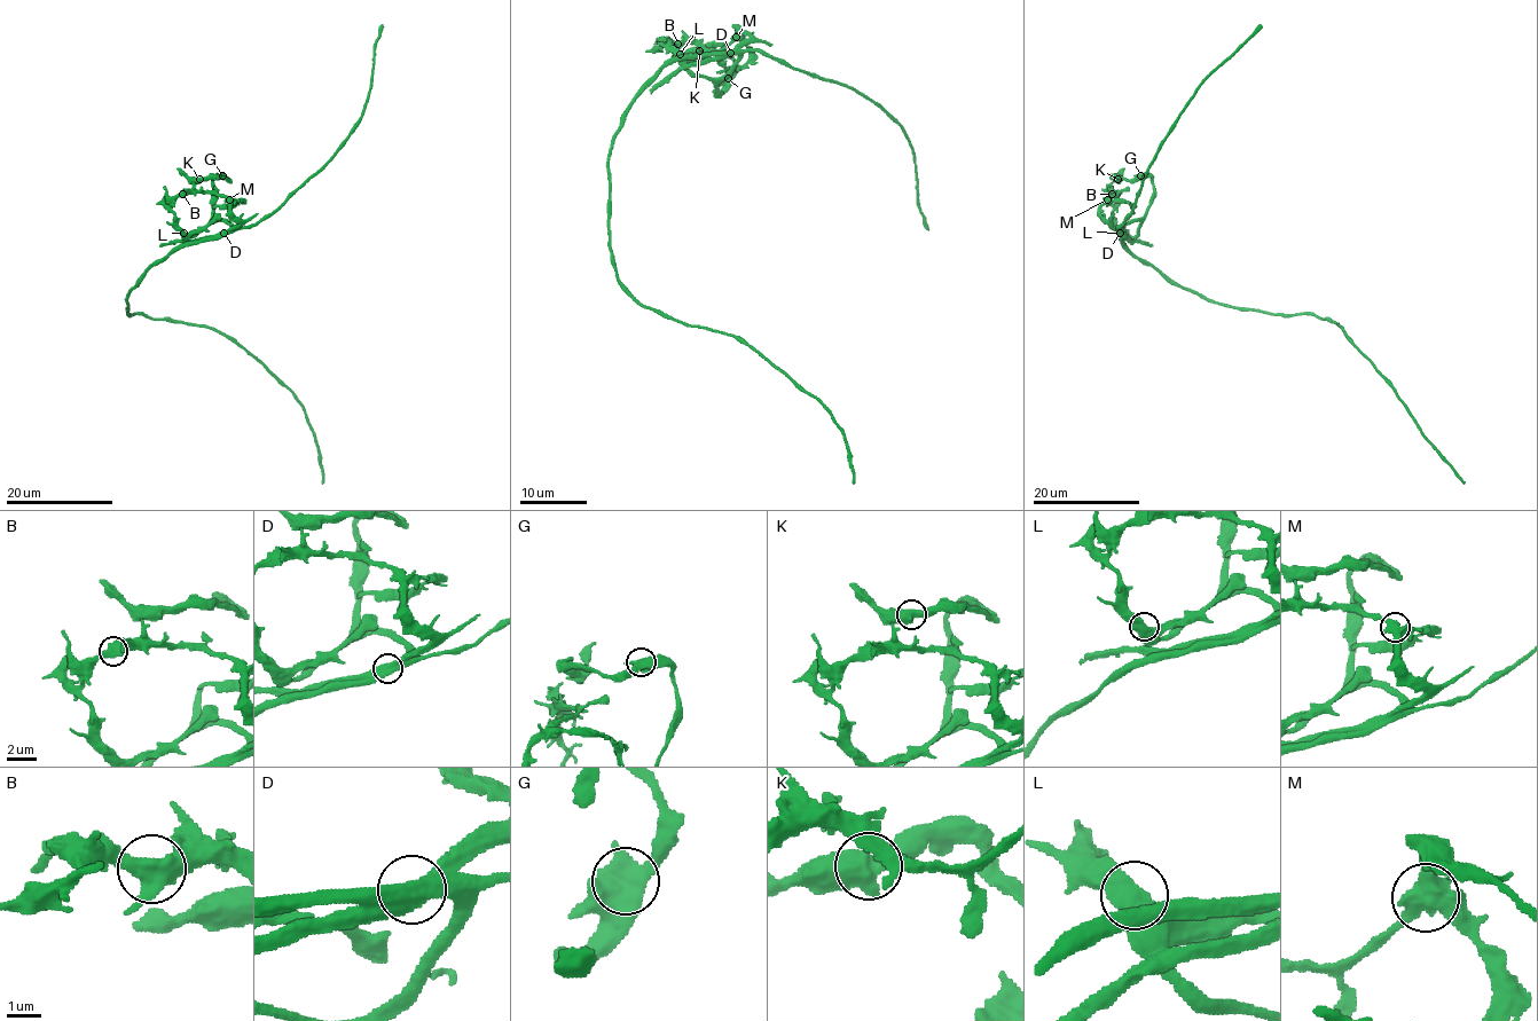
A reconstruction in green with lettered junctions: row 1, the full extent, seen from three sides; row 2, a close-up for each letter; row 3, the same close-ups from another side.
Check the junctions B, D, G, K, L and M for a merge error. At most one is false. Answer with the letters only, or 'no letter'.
D

